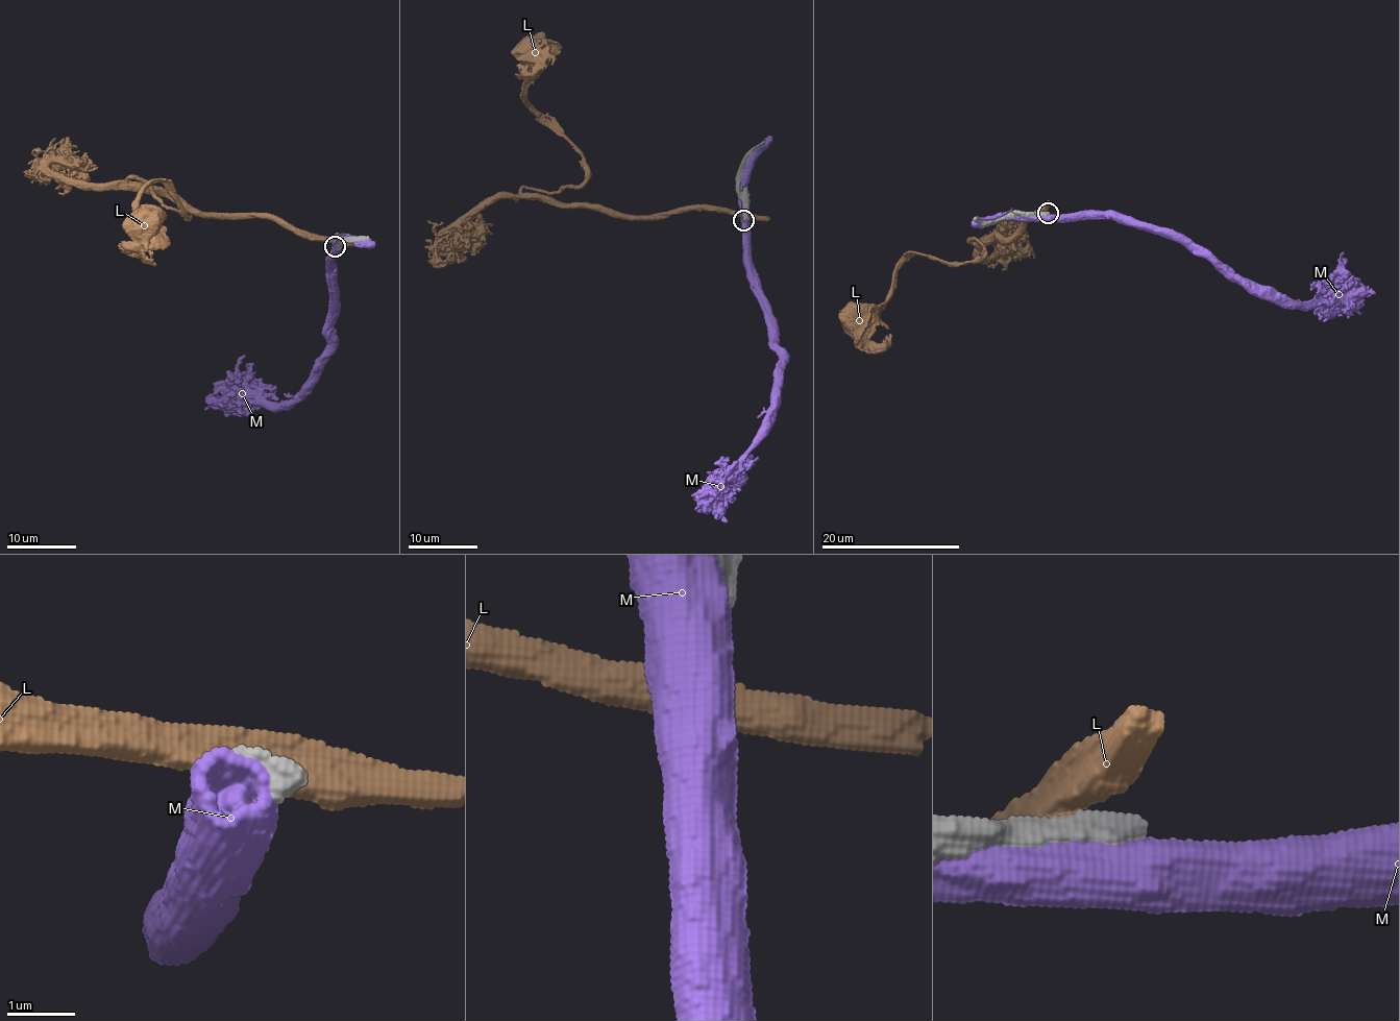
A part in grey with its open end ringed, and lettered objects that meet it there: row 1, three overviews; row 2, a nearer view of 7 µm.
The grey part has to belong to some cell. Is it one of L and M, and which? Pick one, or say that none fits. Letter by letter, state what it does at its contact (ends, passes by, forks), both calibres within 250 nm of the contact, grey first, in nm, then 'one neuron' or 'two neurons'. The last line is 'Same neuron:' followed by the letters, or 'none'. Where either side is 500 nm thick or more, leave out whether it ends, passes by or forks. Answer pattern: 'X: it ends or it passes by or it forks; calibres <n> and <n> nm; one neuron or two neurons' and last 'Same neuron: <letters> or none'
L: calibres 550 and 500 nm; two neurons
M: calibres 400 and 850 nm; two neurons
Same neuron: none

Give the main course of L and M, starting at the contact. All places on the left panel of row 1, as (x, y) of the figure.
L: (338, 243), (295, 234), (265, 218), (202, 213), (154, 192), (185, 217), (155, 180), (139, 200), (141, 219)
M: (339, 244), (325, 275), (330, 331), (318, 370), (290, 404), (271, 409), (237, 396), (231, 403), (237, 405)

